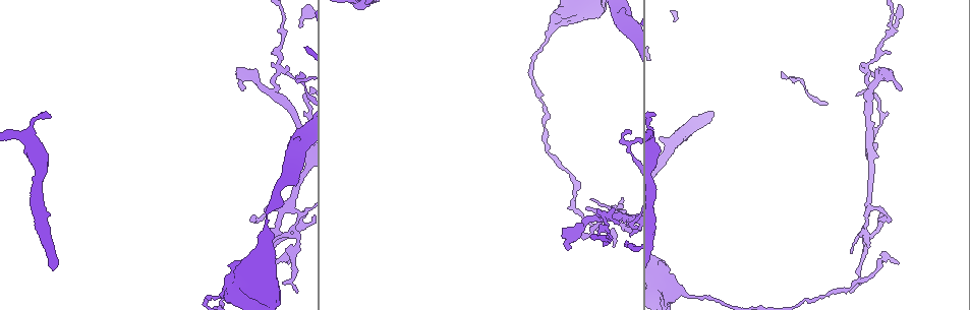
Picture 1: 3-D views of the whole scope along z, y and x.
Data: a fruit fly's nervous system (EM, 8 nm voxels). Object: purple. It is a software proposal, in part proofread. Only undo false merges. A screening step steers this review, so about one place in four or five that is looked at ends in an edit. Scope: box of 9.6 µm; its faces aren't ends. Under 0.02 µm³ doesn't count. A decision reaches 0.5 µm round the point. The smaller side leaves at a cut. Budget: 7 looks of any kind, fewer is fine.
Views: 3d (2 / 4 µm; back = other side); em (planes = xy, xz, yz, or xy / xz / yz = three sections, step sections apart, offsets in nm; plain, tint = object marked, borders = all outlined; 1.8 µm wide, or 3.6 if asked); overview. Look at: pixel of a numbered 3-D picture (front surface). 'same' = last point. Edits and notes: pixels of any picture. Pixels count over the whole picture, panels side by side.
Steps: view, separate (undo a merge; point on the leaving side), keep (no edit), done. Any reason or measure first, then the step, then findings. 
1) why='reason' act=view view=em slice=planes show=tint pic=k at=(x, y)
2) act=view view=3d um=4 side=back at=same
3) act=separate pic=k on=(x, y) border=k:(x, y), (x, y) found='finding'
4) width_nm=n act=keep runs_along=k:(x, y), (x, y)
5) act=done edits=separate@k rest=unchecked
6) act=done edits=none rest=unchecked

why='a fork' act=view view=em slice=planes show=tint pic=1 at=(596, 217)

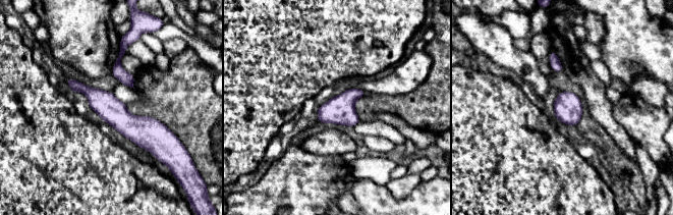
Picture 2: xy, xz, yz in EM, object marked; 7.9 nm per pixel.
width_nm=200 act=keep found='all the same neuron'

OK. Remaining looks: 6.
why='abrupt turn' act=view view=em slice=planes show=tint pic=1 at=(277, 234)

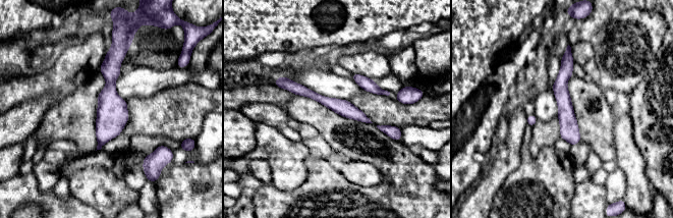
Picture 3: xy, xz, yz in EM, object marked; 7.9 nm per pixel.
width_nm=130 act=keep runs_along=3:(114, 45), (110, 122), (100, 144) found='one neuron here'

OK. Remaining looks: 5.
why='abrupt turn' act=view view=3d um=4 pic=1 at=(658, 284)

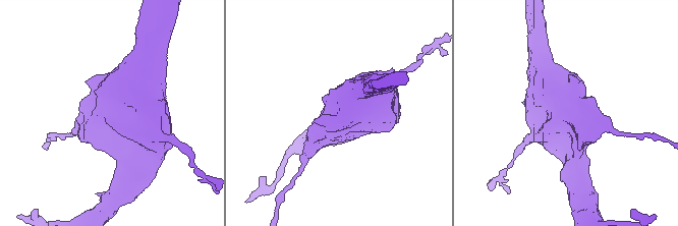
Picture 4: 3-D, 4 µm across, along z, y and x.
act=view view=em um=3.6 slice=planes show=tint pic=4 at=(568, 118)

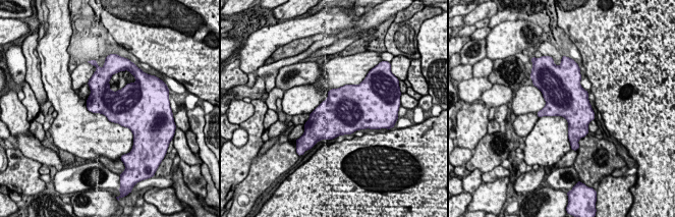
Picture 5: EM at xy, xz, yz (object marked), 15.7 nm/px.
width_nm=460 act=keep found='one neuron here'

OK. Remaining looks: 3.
act=done edits=none rest=unchecked

